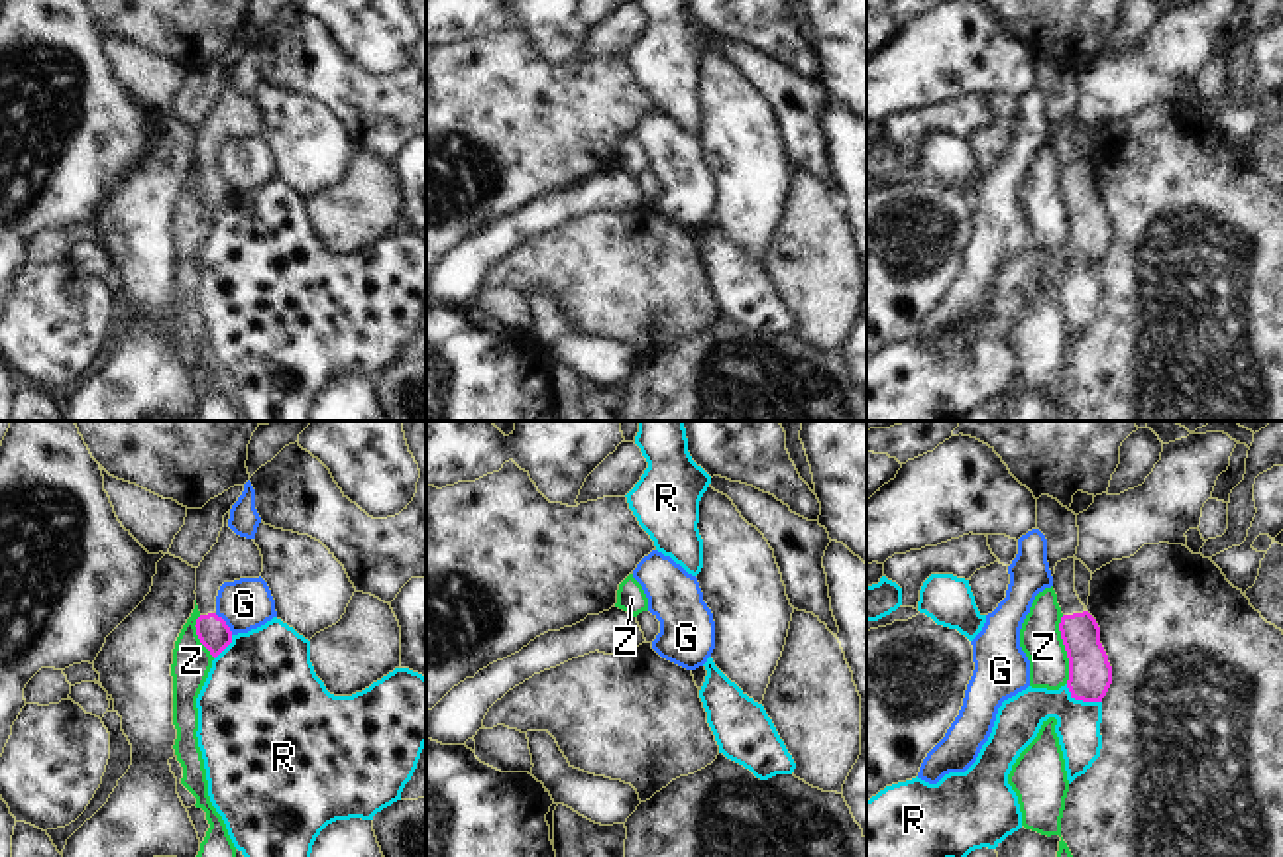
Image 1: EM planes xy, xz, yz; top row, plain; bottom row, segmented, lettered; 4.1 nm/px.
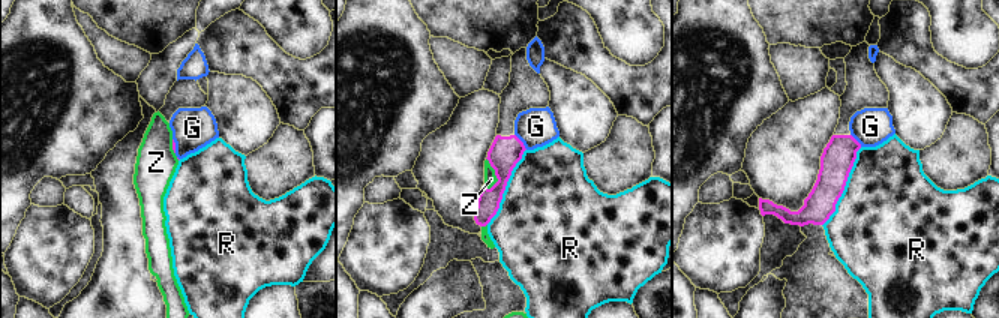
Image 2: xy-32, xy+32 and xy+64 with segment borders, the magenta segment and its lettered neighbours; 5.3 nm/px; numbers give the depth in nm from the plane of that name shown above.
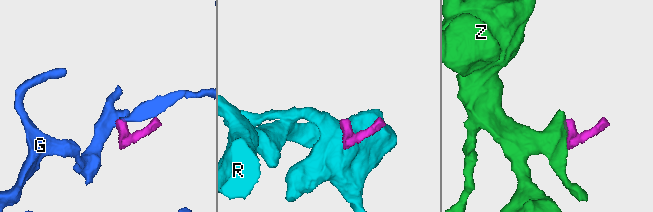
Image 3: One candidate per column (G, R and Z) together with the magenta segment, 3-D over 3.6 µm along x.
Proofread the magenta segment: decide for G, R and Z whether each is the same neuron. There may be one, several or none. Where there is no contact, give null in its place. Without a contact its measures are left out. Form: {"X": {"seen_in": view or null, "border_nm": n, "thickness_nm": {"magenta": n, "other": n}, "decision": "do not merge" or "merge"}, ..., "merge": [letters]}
{"G": {"seen_in": "xy", "border_nm": 120, "thickness_nm": {"magenta": 130, "other": 220}, "decision": "do not merge"}, "R": {"seen_in": "yz", "border_nm": 170, "thickness_nm": {"magenta": 180, "other": 180}, "decision": "do not merge"}, "Z": {"seen_in": "yz", "border_nm": 280, "thickness_nm": {"magenta": 180, "other": 170}, "decision": "do not merge"}, "merge": []}

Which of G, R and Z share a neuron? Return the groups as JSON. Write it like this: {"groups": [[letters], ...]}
{"groups": [["G"], ["R"], ["Z"]]}

